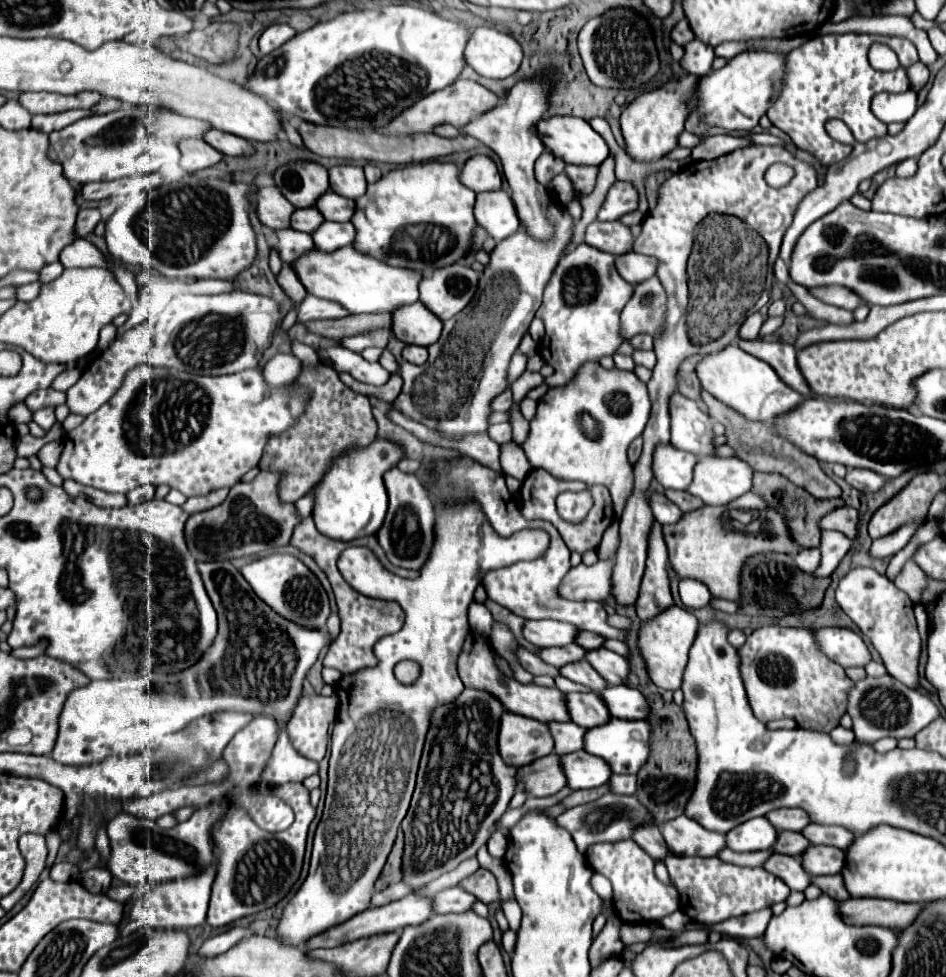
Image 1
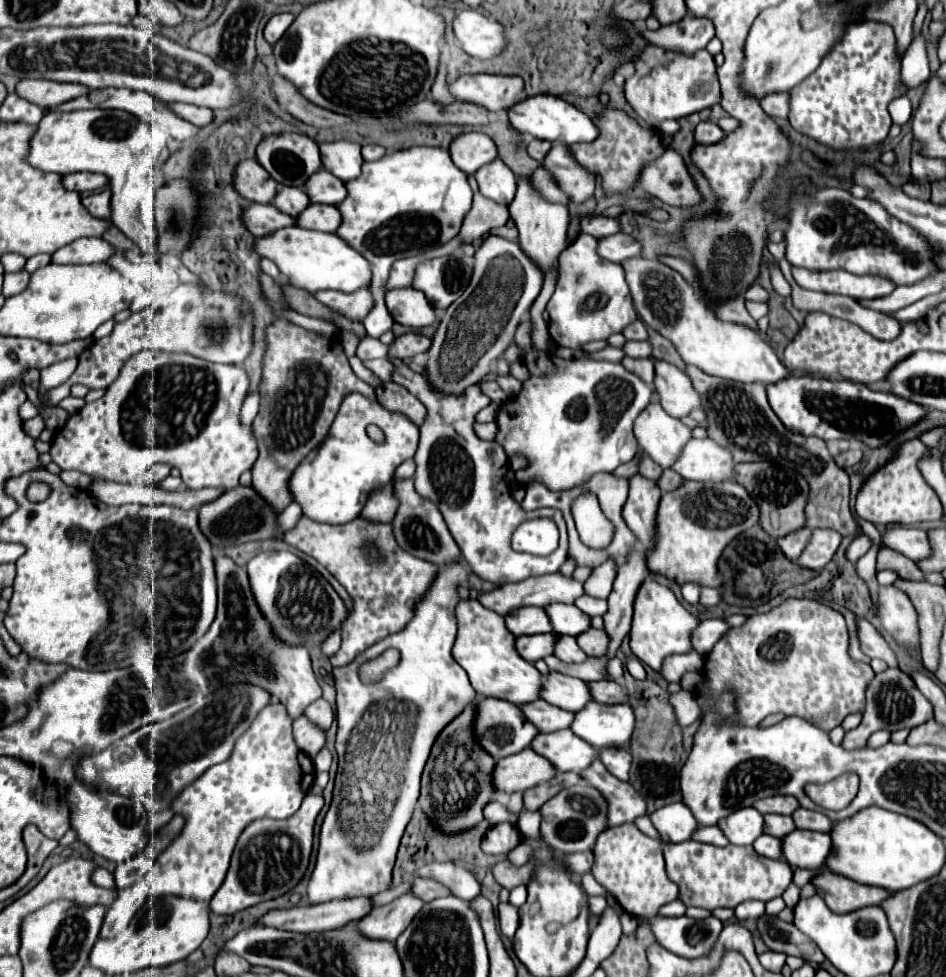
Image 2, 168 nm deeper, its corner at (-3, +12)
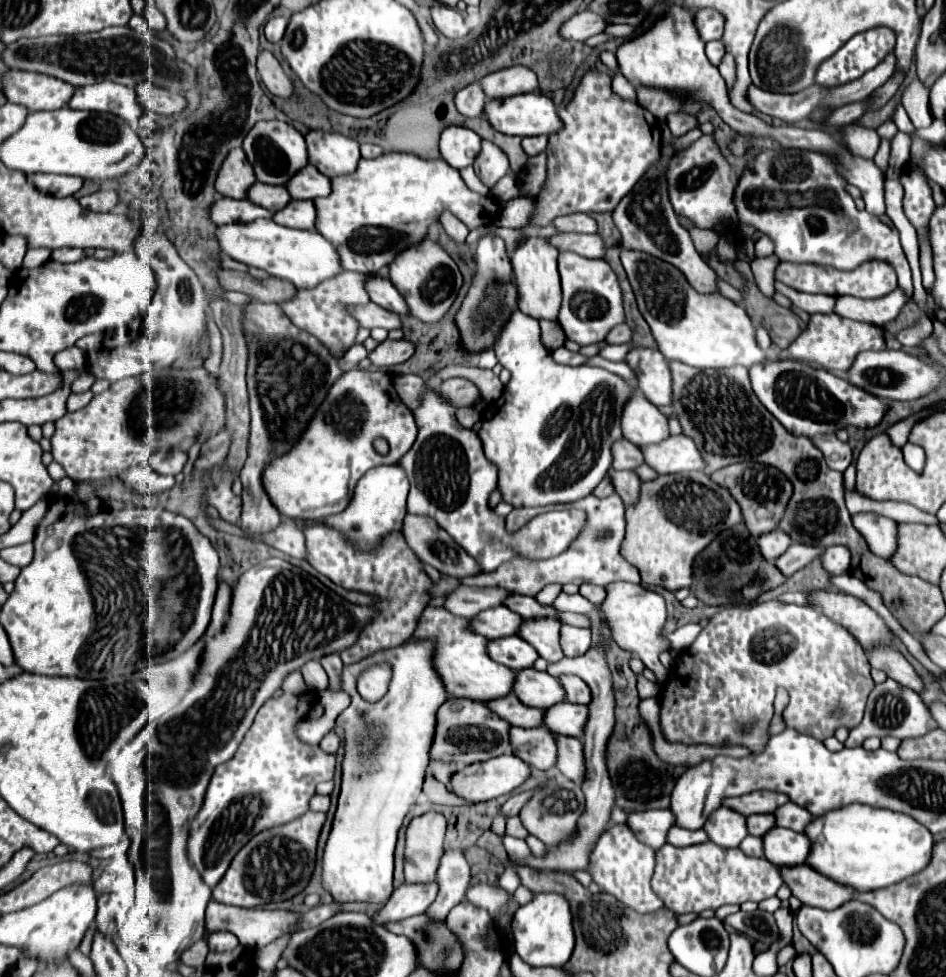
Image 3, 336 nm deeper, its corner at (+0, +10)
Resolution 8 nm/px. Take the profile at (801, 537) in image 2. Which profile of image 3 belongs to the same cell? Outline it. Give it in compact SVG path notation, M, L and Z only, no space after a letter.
M772 530L772 532L762 534L762 536L758 538L760 552L762 552L762 556L764 556L768 562L774 562L778 556L782 556L782 554L788 550L790 544L792 544L790 536L784 534L782 530Z

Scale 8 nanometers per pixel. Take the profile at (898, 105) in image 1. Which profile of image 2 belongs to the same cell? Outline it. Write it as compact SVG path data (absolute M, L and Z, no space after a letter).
M899 96L889 102L889 114L895 124L907 124L911 118L911 112L913 112L913 108L911 108L911 100L907 96Z

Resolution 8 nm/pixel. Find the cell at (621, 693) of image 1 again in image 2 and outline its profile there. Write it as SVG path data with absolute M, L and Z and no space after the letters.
M615 680L589 682L589 688L593 688L595 702L601 702L601 704L625 704L629 700L625 686L621 686Z

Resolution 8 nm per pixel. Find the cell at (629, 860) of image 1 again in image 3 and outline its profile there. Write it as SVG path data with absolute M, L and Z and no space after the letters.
M614 824L606 830L606 834L602 834L592 852L590 874L604 892L614 894L622 904L634 908L636 912L644 914L662 908L660 898L650 888L650 878L654 874L654 850L638 842L626 824Z

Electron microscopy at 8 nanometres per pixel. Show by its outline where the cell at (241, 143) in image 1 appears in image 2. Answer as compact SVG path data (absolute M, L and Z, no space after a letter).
M169 104L169 108L173 108L179 116L183 116L185 120L193 122L195 126L207 126L213 122L213 110L209 108L201 108L201 106L189 106L189 104Z

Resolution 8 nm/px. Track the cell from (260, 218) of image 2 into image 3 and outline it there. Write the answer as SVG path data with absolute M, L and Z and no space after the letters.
M222 196L210 206L210 220L216 224L252 222L258 218L272 218L272 212L258 204L252 204L250 200L234 200Z

